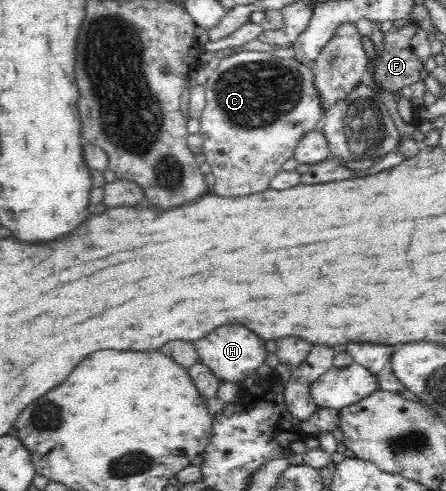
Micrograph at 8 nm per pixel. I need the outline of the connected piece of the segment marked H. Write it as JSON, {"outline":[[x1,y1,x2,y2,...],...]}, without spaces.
{"outline":[[222,325,208,333,208,337,198,339,196,349,199,360,218,378,218,381,241,382,244,378,256,374,257,369,265,363,268,352,264,341,244,325]]}

